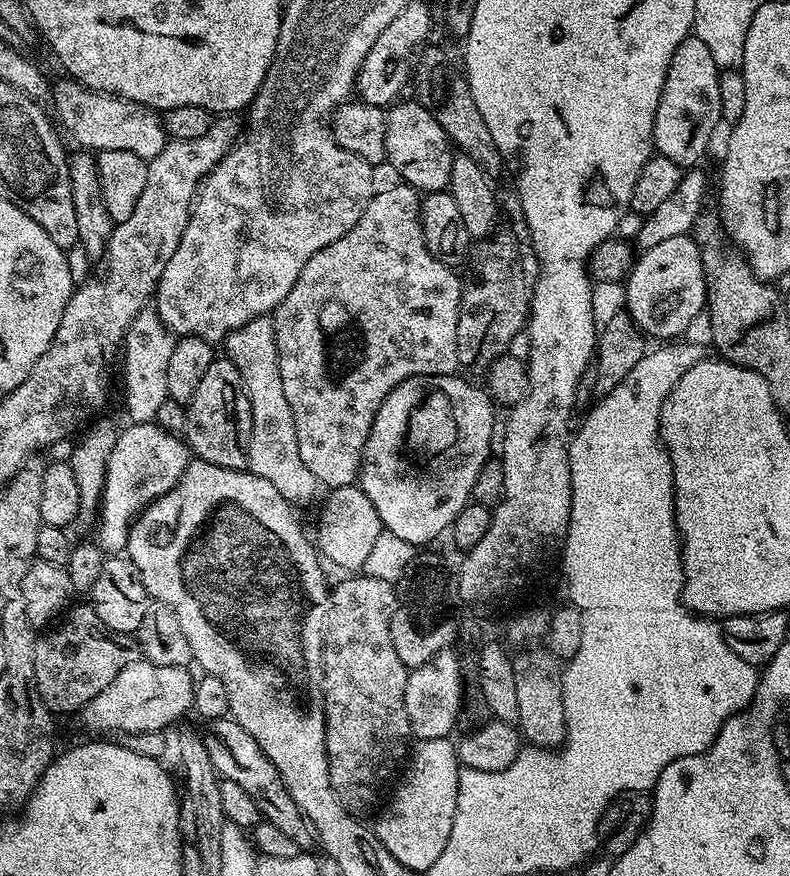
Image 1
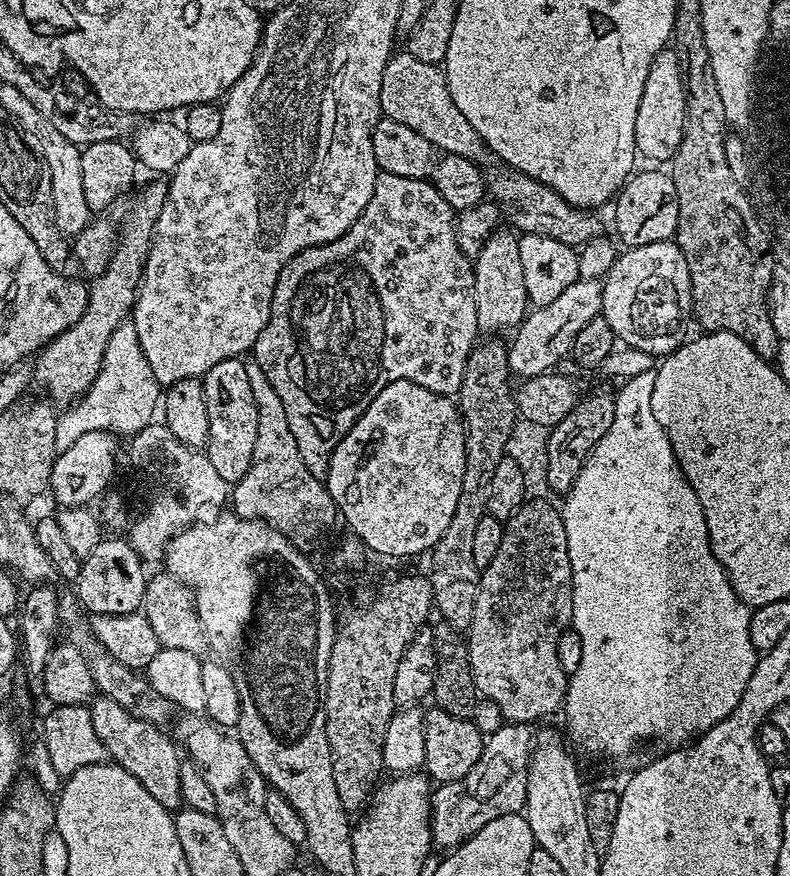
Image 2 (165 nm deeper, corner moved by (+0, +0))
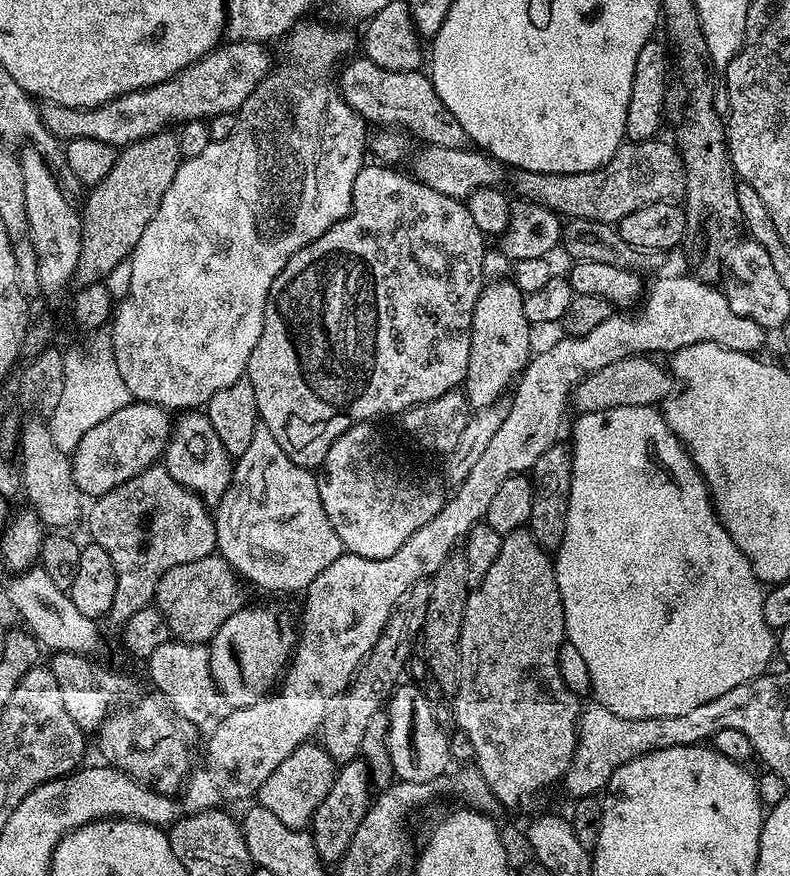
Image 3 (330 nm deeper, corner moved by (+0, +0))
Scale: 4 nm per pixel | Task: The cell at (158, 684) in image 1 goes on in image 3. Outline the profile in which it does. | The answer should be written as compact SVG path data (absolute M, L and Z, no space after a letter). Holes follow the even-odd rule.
M169 642L158 646L158 650L154 650L154 654L147 657L146 664L153 682L162 692L160 694L181 717L184 715L194 724L204 724L222 708L220 692L210 674L208 649L205 645Z

